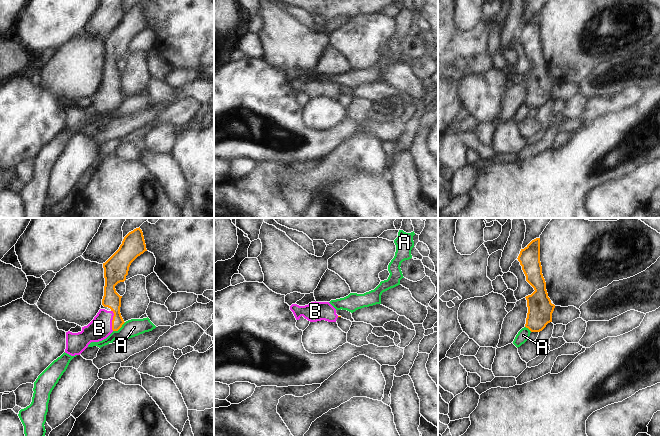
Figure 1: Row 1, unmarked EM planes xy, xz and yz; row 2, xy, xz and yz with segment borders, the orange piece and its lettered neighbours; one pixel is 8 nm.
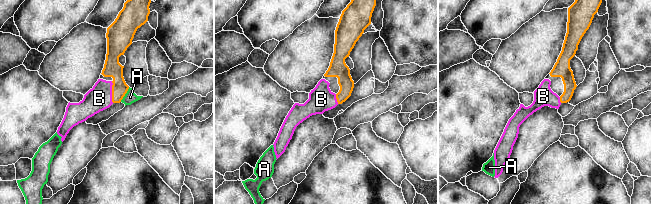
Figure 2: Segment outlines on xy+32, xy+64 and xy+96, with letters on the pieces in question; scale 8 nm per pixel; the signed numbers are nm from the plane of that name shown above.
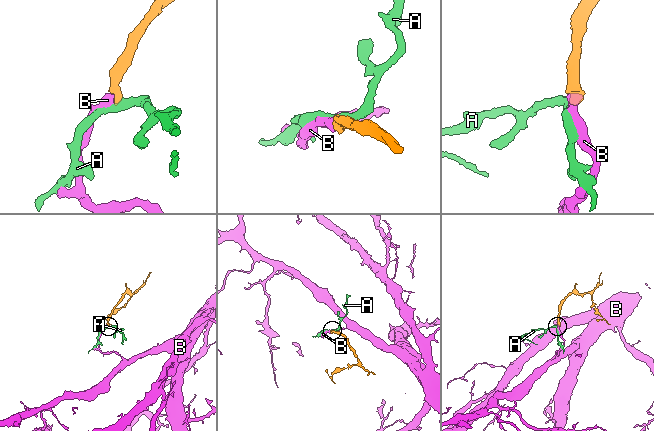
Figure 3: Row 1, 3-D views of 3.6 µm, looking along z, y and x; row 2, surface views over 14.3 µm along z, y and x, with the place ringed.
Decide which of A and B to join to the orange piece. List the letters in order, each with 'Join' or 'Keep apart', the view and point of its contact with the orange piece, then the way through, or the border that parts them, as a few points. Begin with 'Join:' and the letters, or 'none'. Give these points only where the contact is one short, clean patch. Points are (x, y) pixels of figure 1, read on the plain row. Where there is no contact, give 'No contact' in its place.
Join: B
A: Keep apart. Touches orange at xy (119, 104). Boundary: xy (125, 98), (117, 106), (113, 107)
B: Join. Touches orange at xy (112, 96). Path across: xy (111, 75), (114, 79), (112, 96), (105, 98), (100, 103).

